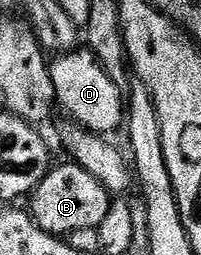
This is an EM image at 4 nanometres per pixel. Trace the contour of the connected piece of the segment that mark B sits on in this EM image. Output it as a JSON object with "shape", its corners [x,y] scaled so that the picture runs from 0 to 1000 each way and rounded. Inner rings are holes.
{"shape":[[[323,635],[308,659],[269,655],[154,757],[154,843],[164,867],[259,925],[338,929],[373,902],[478,894],[532,847],[552,796],[552,761],[433,667],[383,643]]]}

